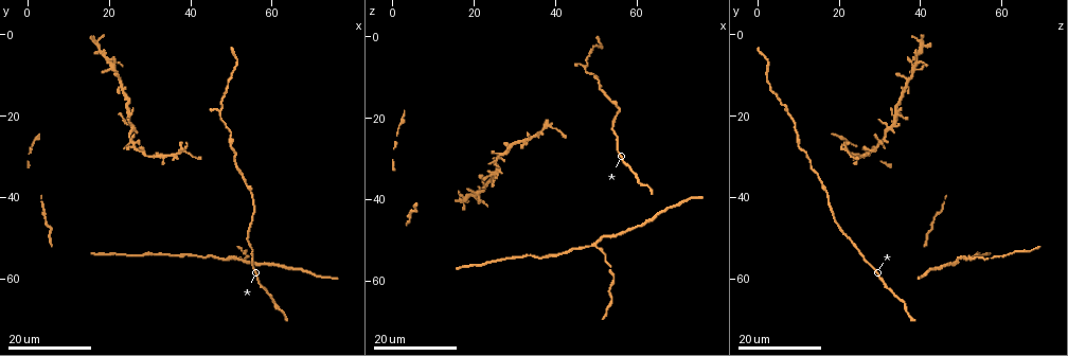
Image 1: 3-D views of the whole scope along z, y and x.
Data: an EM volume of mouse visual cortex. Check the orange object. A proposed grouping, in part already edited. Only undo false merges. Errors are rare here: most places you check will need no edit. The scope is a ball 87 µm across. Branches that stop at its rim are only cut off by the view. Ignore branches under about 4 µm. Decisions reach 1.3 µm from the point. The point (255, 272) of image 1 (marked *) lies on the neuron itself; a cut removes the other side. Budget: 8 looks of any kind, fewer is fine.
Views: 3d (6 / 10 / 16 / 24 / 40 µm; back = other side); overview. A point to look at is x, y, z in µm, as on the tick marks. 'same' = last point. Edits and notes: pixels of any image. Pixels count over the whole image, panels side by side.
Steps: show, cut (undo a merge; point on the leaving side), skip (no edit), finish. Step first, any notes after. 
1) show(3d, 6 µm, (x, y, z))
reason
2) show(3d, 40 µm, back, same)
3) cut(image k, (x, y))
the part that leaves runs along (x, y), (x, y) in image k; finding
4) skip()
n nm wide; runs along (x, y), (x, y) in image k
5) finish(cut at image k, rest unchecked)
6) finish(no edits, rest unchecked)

show(3d, 24 µm, (49.5, 27.5, 10.5))

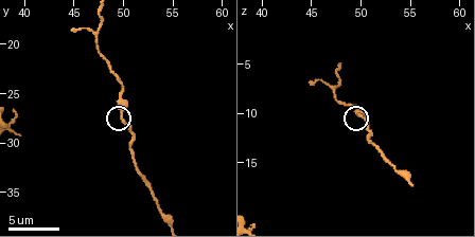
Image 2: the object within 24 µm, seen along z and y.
show(3d, 6 µm, (50.0, 27.6, 10.2))
closer look

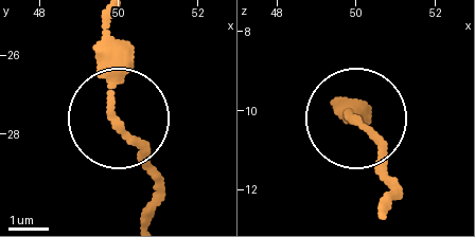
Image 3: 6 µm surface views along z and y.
skip()
runs along (148, 216), (156, 185), (115, 114), (105, 23) in image 3; one neuron here

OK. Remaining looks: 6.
show(3d, 24 µm, (55.0, 39.0, 16.5))
calibre changes

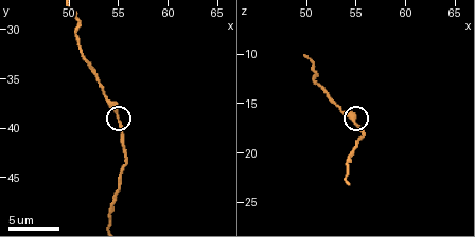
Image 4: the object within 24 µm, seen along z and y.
show(3d, 6 µm, (55.0, 38.4, 17.0))

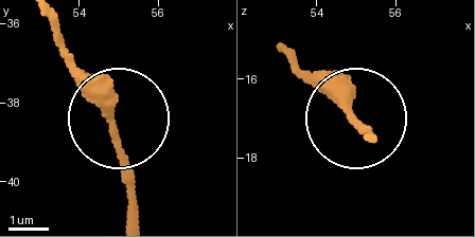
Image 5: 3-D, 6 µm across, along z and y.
skip()
runs along (130, 214), (113, 123), (63, 46) in image 5; continuous, no second neuron

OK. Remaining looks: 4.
show(3d, 24 µm, (31.5, 30.0, 26.0))
sudden change in width

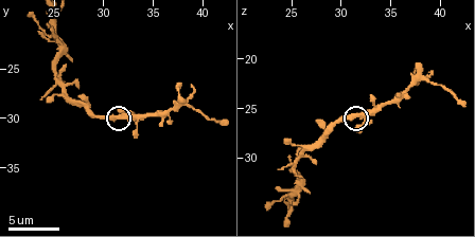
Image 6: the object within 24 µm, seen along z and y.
show(3d, 10 µm, (30.8, 29.6, 25.8))
closer look

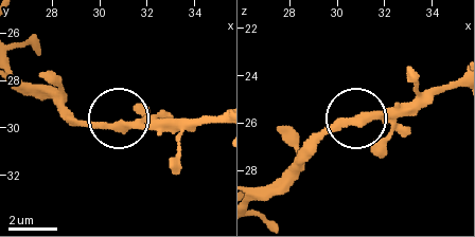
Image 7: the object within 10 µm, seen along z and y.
skip()
all the same neuron

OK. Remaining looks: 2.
show(3d, 10 µm, (25.2, 26.6, 30.6))
small branch off a trunk

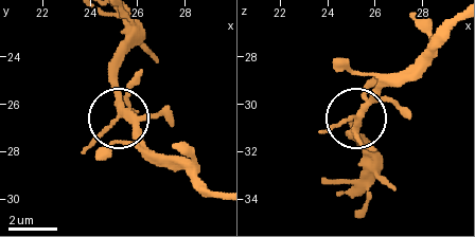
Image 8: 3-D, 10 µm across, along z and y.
show(3d, 6 µm, (25.2, 26.4, 30.5))

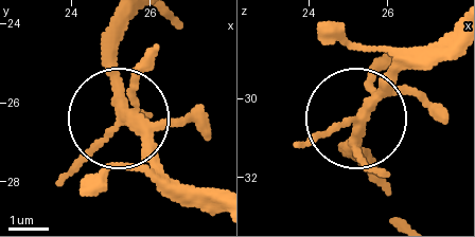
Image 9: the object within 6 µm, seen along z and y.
skip()
5 arms; continuous, no second neuron

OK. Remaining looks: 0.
finish(no edits, rest unchecked)

